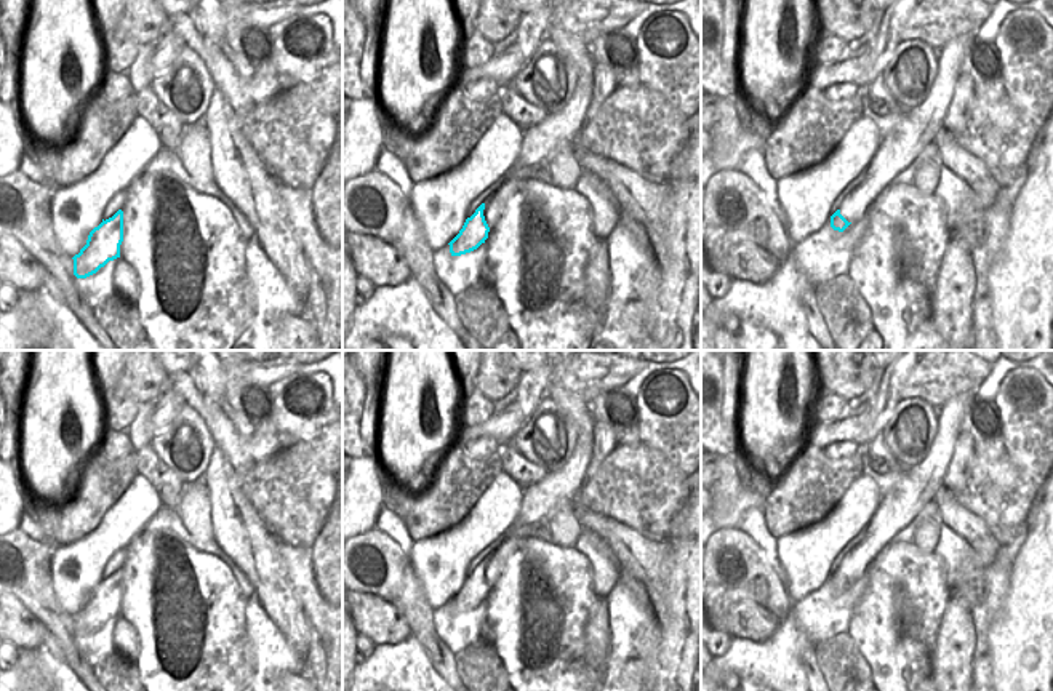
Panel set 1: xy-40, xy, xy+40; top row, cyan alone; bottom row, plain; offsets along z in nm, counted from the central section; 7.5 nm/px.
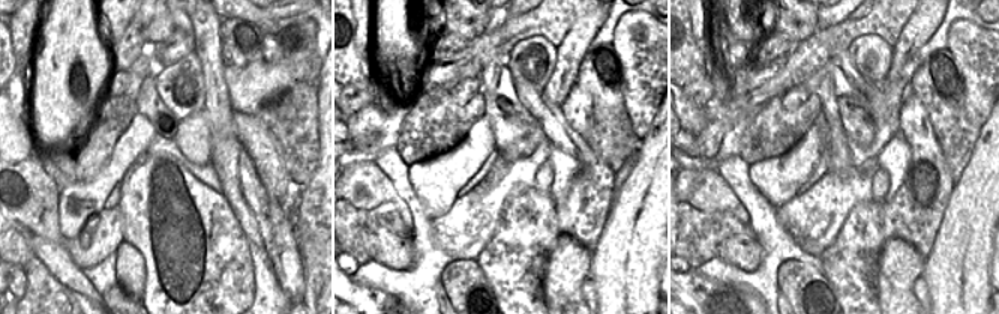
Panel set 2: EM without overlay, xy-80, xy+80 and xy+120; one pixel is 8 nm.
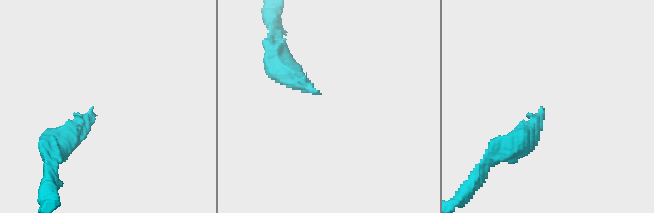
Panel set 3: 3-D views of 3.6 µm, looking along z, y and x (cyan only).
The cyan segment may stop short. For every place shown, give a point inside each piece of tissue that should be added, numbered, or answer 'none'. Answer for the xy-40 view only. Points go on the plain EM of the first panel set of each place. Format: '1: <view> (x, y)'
none

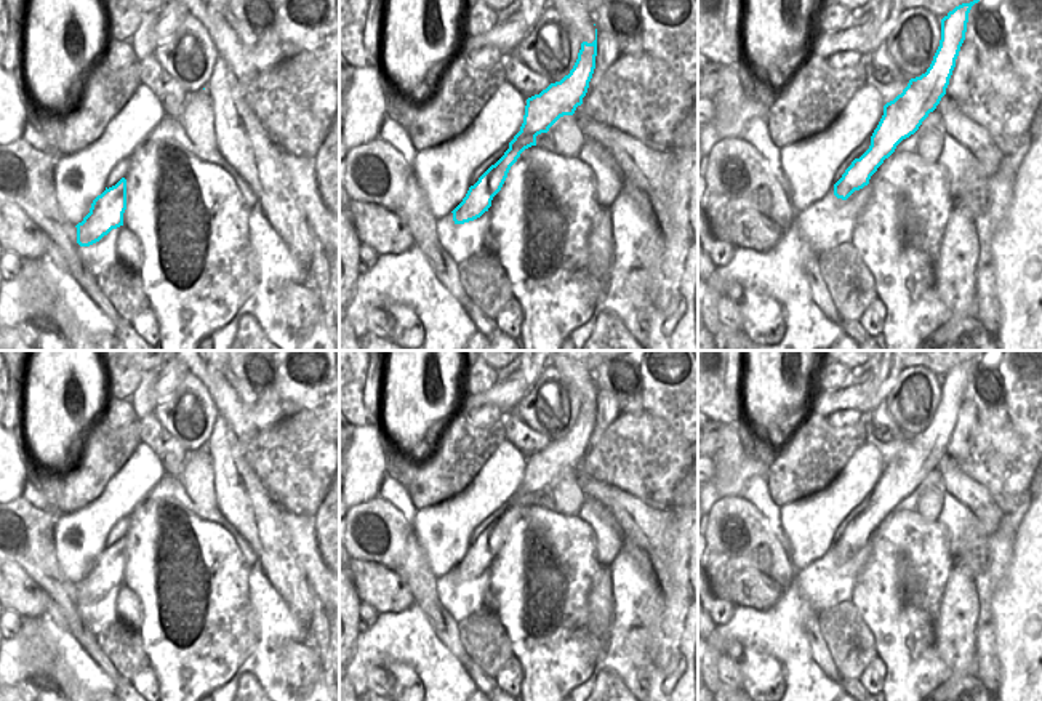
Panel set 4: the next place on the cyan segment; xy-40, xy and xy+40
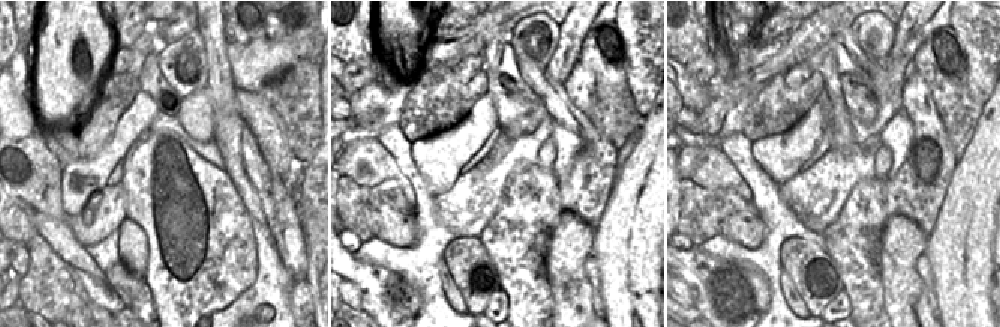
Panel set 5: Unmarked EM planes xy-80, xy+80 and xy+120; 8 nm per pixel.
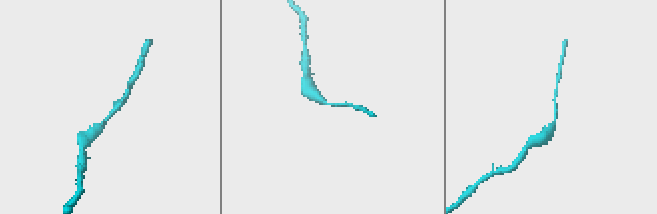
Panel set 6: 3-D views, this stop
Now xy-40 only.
none

